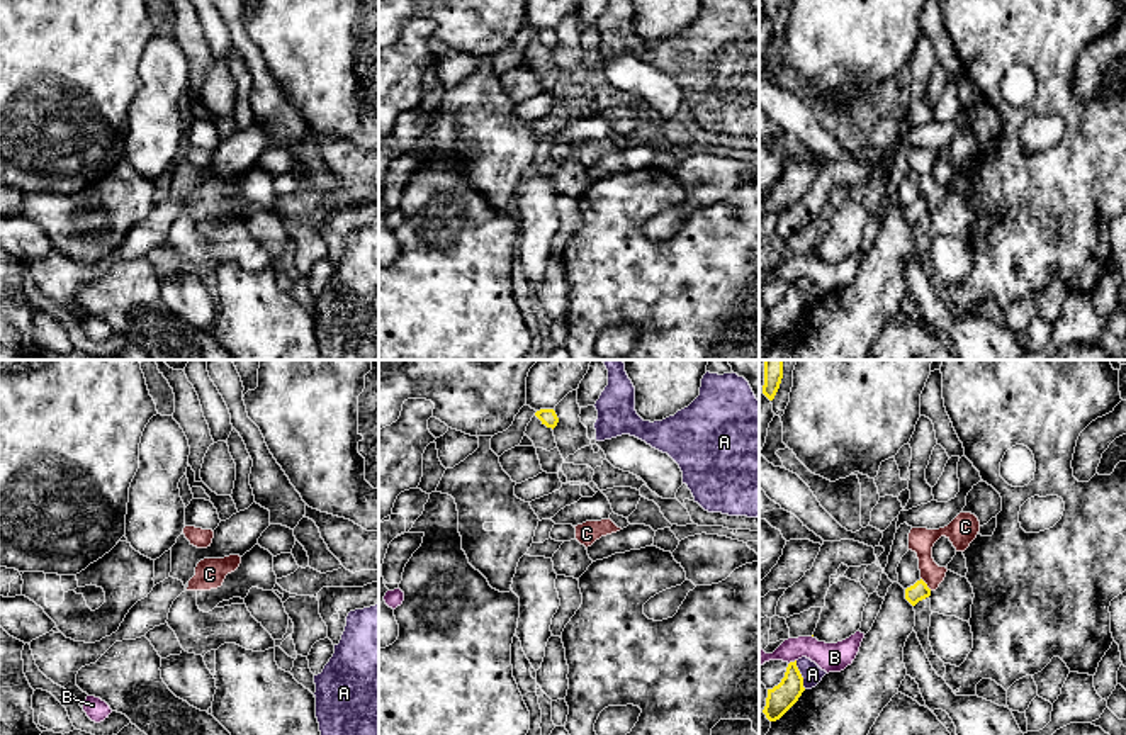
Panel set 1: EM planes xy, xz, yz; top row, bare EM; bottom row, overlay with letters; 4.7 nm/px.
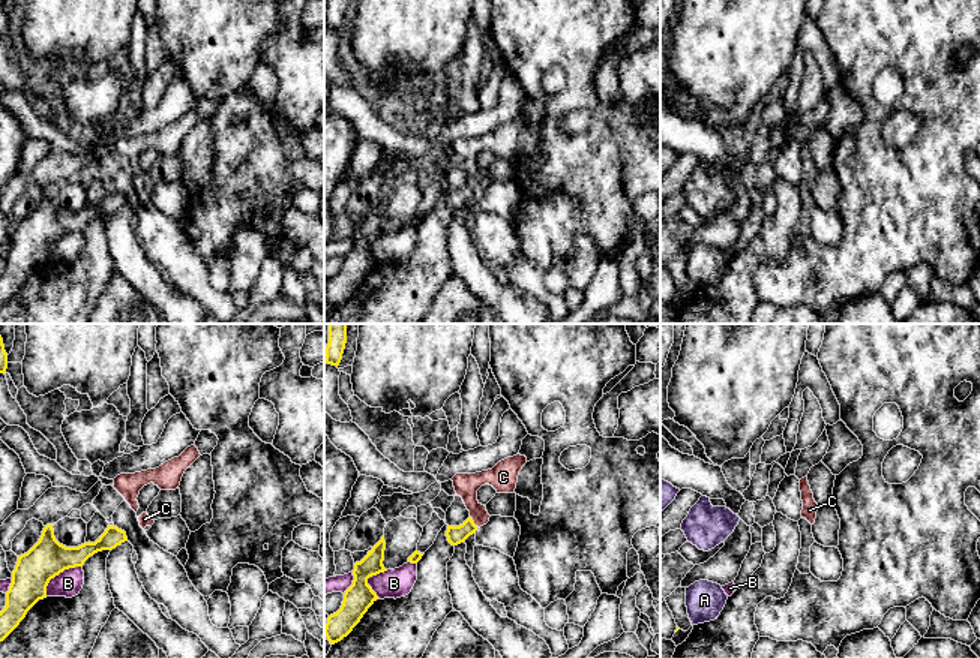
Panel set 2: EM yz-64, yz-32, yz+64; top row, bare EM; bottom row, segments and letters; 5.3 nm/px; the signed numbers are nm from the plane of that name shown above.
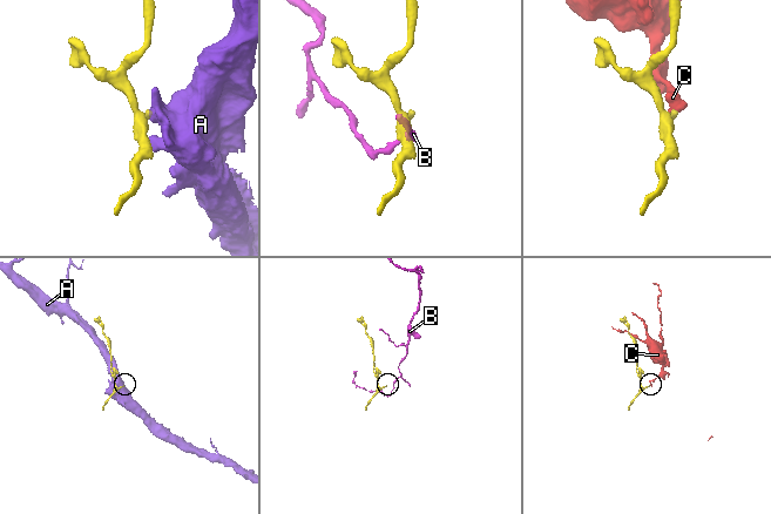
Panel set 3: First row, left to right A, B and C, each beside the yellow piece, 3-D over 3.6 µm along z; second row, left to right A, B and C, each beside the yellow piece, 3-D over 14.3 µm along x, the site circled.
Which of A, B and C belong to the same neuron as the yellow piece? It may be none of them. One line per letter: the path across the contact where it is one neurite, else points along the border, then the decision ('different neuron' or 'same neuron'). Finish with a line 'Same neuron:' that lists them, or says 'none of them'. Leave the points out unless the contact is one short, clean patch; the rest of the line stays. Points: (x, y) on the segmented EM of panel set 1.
A: along yz (795, 661), (805, 688) | different neuron
B: along yz (795, 659), (788, 664) | different neuron
C: along yz (921, 577), (931, 589) | different neuron
Same neuron: none of them

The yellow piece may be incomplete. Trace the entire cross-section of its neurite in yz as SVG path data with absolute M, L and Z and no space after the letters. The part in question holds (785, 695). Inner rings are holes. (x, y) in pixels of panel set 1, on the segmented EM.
M797 660L790 662L781 682L768 689L763 713L769 721L780 720L798 701L803 691L803 677L797 667Z

